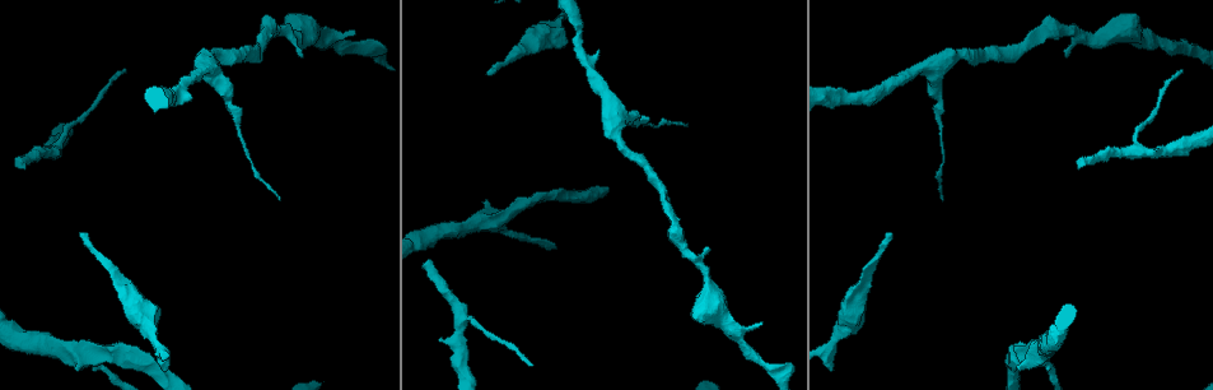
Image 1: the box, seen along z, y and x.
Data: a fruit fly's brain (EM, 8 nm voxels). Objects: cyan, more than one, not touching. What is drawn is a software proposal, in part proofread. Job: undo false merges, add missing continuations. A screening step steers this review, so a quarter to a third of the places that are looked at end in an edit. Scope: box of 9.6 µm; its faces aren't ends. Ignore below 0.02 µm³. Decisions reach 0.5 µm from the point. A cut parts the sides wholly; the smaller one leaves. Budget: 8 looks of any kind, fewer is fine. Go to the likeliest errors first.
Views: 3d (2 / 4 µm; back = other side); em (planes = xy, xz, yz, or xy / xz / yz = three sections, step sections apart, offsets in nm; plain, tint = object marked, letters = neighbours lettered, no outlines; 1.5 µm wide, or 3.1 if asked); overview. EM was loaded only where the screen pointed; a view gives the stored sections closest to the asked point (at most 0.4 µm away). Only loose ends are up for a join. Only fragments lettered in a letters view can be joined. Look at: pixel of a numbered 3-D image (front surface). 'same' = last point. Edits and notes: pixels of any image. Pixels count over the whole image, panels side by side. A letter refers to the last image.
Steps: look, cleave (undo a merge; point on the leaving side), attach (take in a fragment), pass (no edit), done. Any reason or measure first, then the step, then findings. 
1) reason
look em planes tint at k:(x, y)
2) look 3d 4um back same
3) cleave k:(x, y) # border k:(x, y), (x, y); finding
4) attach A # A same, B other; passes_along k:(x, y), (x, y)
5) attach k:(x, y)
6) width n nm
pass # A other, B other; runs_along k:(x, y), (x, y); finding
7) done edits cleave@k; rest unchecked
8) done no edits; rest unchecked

look 3d 4um at 1:(486, 204)

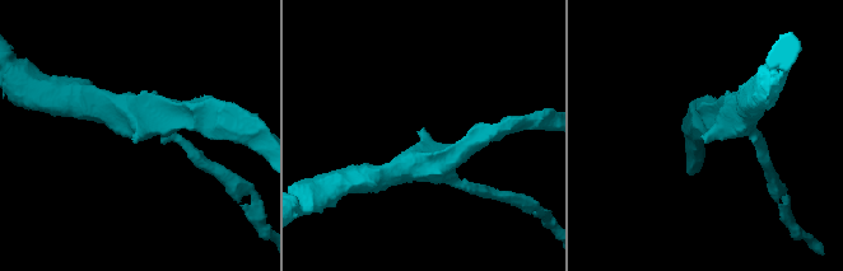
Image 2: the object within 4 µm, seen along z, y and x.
shape alone is not enough
look em planes letters at 2:(137, 141)

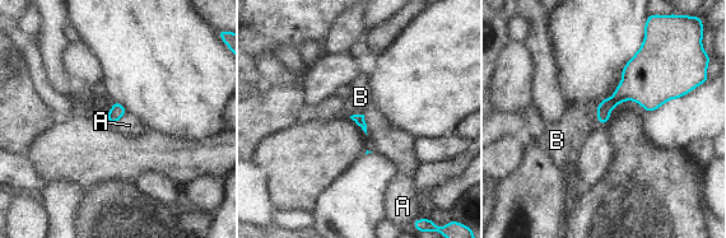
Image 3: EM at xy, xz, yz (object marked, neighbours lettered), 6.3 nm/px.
attach B # A other, B same; passes_along 3:(628, 89), (596, 112), (576, 117); the cell continues

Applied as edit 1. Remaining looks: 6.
thin end
look 3d 2um at 1:(82, 233)

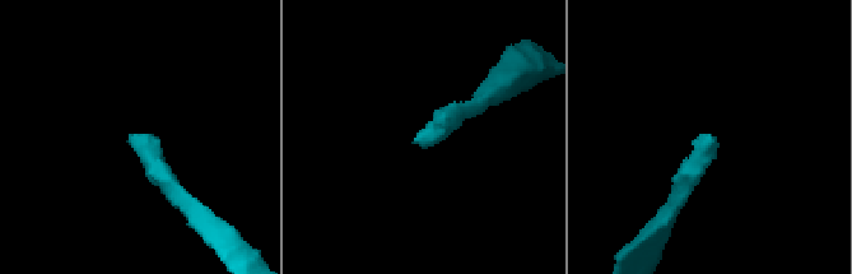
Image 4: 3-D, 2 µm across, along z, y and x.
shape alone is not enough
look em planes letters at 4:(709, 136)

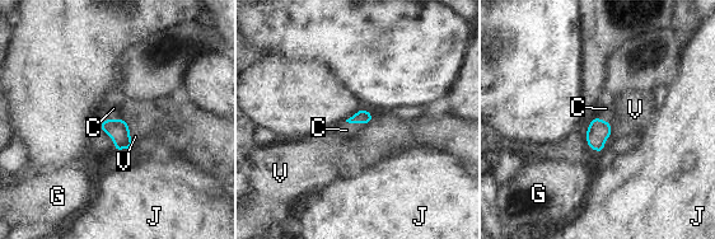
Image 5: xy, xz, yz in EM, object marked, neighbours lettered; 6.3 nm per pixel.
attach C # C same, G other, J other, V other; passes_along 5:(117, 130), (112, 120), (113, 108); the cell continues

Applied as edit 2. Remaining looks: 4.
calibre changes
look em yz step 4 tint at 1:(230, 108)

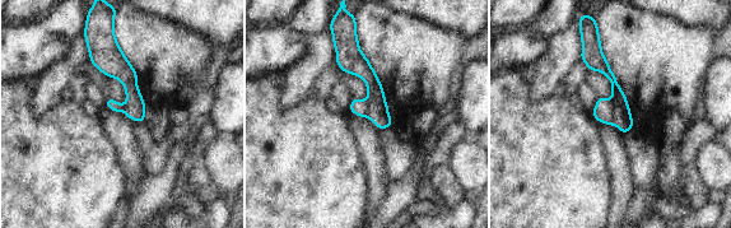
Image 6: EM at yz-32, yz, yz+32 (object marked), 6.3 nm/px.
look em planes letters same

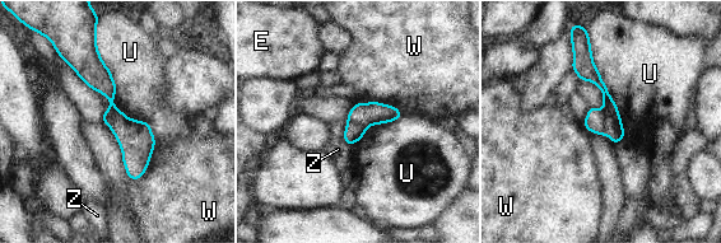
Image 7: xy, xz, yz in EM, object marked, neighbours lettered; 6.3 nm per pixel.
longest_contact U 700 nm
cleave 7:(595, 120) # E other, U other, W other, Z other; border 7:(601, 110), (606, 134); a second cell is stuck on

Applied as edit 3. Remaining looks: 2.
done edits attach@3, attach@5, cleave@7; rest unchecked

